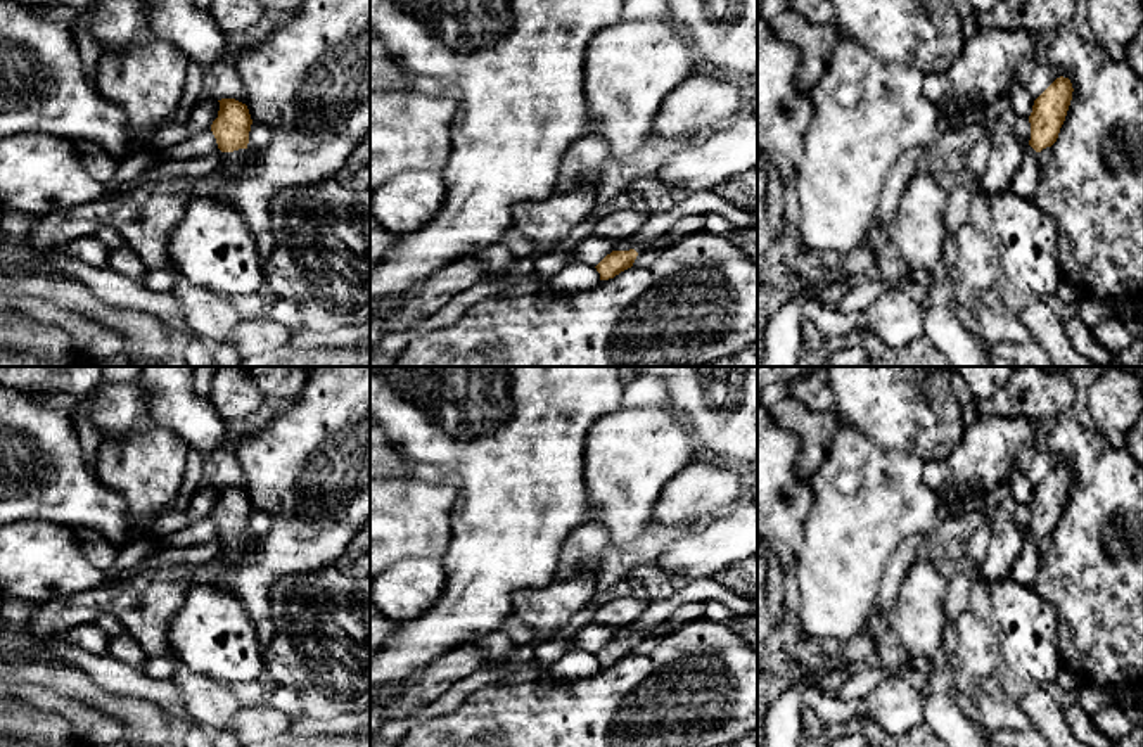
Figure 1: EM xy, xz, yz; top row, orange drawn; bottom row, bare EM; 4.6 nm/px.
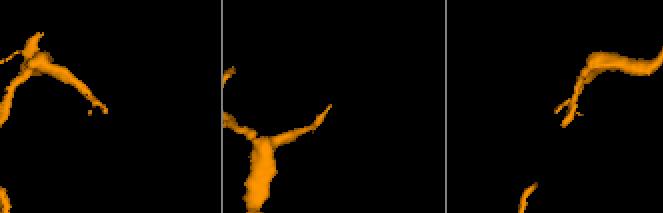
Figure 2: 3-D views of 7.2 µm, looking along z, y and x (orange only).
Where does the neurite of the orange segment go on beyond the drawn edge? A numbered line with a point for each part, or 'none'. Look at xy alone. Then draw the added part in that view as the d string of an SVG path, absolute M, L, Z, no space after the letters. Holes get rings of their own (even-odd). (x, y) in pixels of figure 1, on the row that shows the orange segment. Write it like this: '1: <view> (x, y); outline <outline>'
1: xy (237, 161); outline M239 149L225 152L223 164L204 178L187 178L185 183L194 197L213 197L225 192L242 171L254 163L254 150Z

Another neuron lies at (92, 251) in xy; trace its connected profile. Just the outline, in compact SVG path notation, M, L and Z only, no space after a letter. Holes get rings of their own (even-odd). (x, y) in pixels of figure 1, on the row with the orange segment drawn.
M100 233L90 237L80 237L61 246L52 247L31 247L26 244L33 256L47 258L52 254L66 256L73 261L80 261L92 268L104 268L109 256L109 242Z

